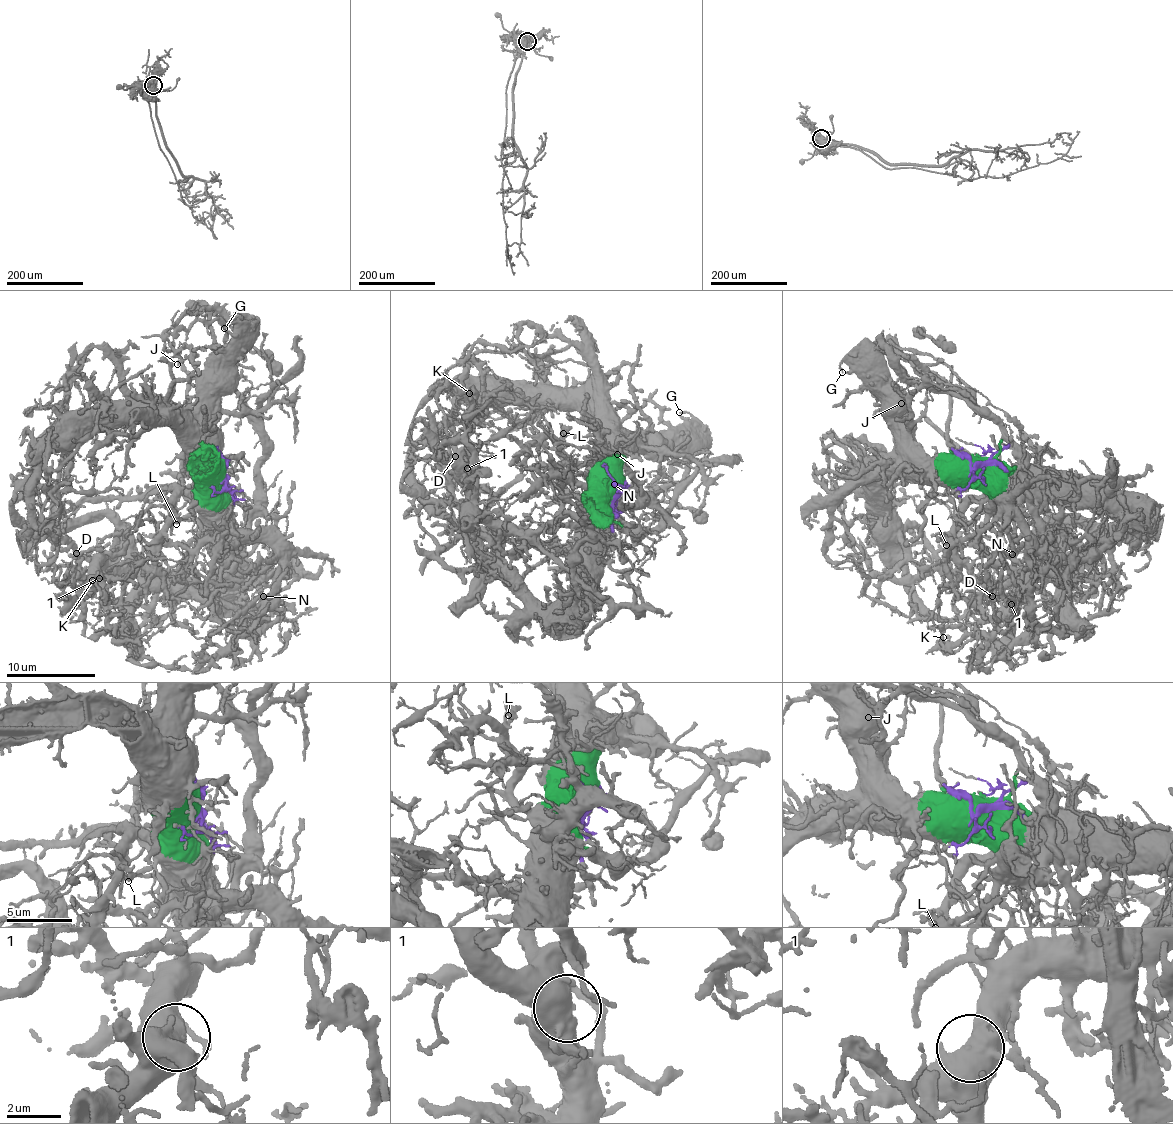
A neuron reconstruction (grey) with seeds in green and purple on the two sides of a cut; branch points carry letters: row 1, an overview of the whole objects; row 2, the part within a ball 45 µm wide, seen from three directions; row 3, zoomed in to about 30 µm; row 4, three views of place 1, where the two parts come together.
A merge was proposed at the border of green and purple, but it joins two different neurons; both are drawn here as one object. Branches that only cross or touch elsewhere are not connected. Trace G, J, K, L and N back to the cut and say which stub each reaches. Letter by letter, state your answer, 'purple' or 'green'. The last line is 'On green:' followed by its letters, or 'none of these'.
G: green
J: green
K: green
L: green
N: green
On green: G, J, K, L, N

